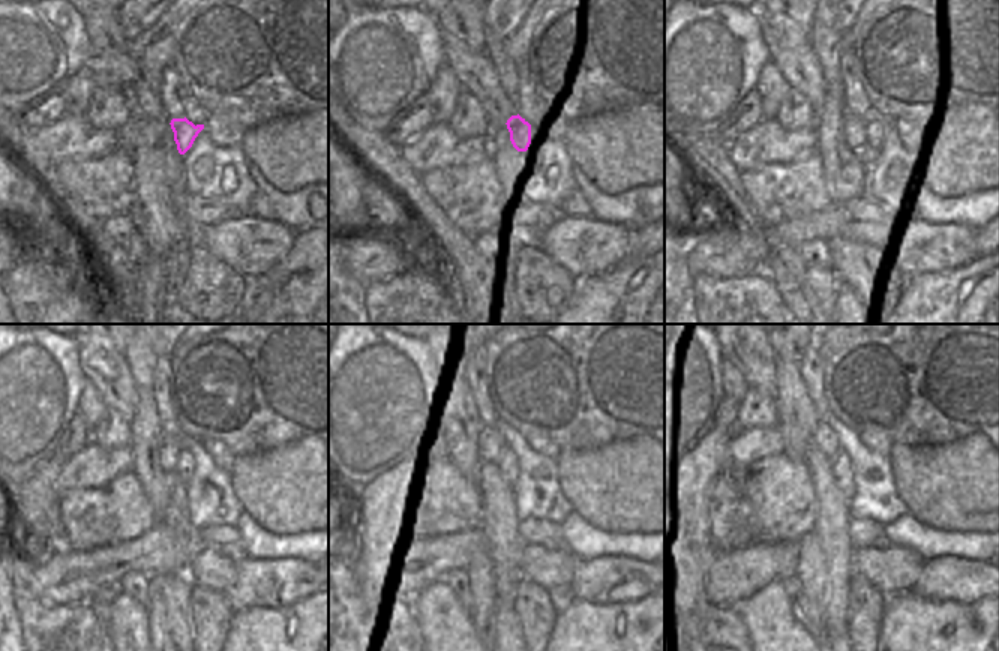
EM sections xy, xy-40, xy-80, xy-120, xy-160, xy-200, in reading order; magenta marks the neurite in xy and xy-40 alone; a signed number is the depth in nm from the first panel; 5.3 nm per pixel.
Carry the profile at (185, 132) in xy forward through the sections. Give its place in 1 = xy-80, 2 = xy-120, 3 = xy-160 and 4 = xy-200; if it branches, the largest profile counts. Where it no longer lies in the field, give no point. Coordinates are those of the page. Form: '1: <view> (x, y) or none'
1: xy-80 (854, 134)
2: xy-120 (183, 462)
3: xy-160 (507, 465)
4: xy-200 (840, 465)

